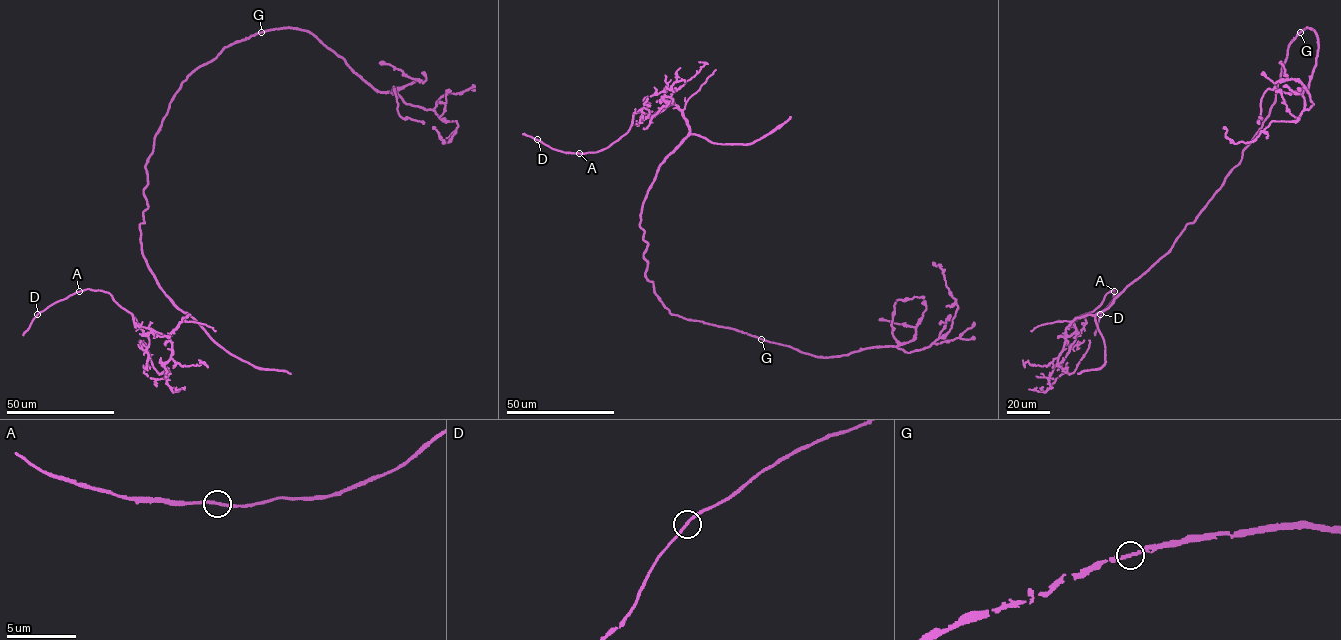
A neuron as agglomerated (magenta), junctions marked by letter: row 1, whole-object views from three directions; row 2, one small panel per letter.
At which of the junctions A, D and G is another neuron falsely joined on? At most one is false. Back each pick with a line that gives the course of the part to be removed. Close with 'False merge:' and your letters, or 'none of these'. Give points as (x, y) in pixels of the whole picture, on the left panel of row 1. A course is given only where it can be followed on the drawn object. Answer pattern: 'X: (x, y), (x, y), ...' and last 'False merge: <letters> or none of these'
False merge: none of these

